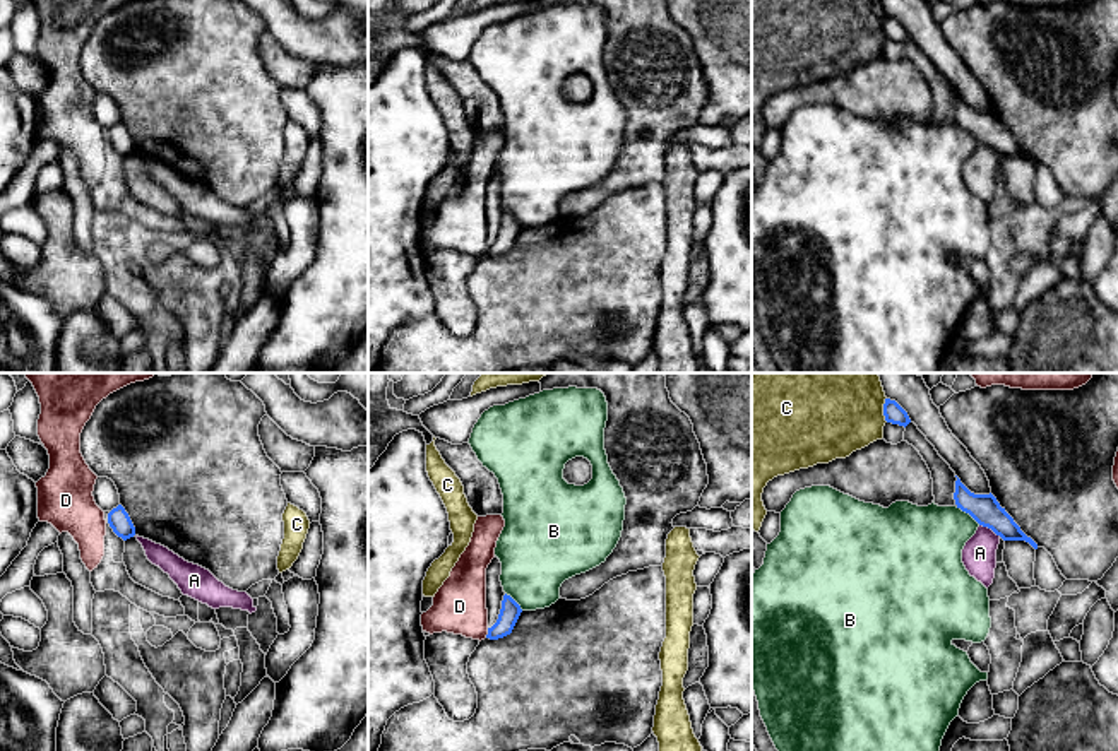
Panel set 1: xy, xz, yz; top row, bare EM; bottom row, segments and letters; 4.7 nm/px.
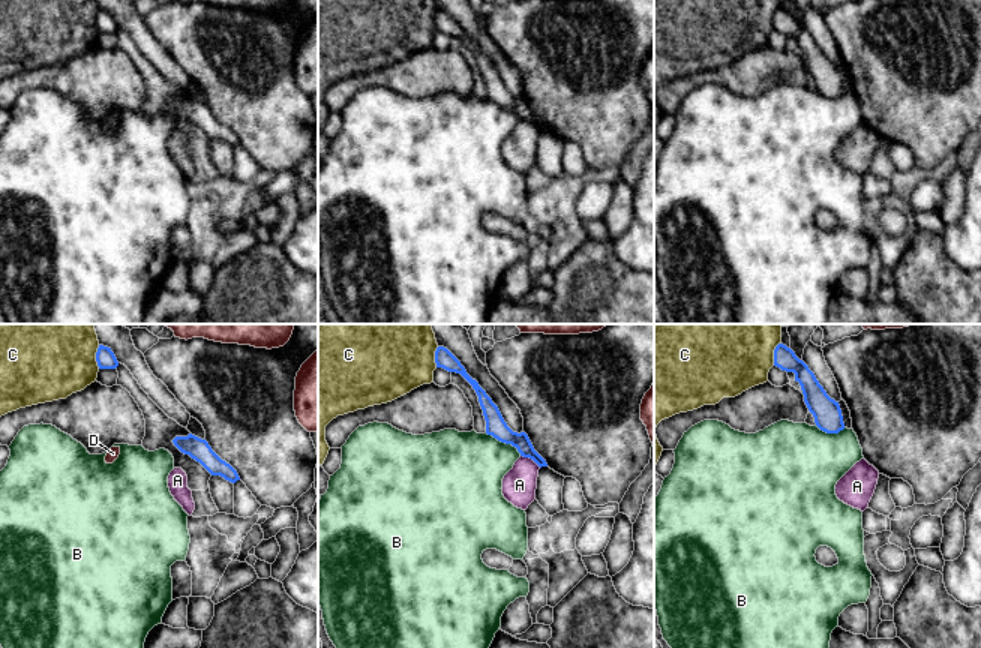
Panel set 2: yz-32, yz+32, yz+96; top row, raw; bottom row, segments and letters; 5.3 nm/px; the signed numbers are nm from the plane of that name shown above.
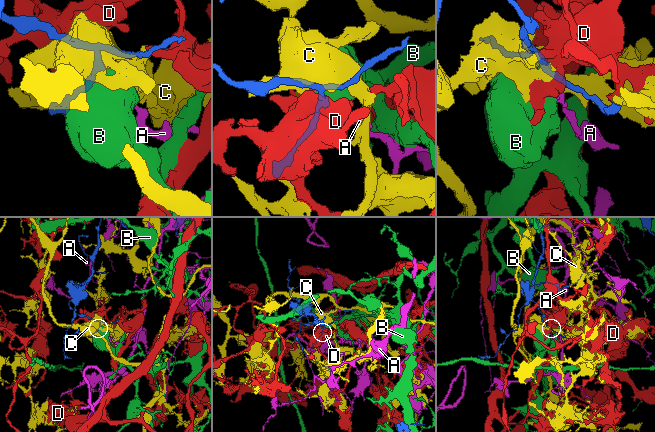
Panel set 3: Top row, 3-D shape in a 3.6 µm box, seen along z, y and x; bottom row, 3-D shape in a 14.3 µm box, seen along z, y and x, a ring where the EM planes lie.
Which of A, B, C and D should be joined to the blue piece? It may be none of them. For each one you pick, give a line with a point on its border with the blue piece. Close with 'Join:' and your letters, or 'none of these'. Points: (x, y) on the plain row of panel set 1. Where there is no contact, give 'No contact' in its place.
Join: none of these

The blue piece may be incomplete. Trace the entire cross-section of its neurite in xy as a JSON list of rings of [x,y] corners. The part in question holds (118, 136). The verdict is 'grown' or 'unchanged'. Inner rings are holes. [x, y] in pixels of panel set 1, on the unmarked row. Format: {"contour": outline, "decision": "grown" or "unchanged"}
{"contour": [[[118,121],[108,130],[108,140],[113,149],[123,157],[135,152],[135,144],[122,121]]], "decision": "unchanged"}

